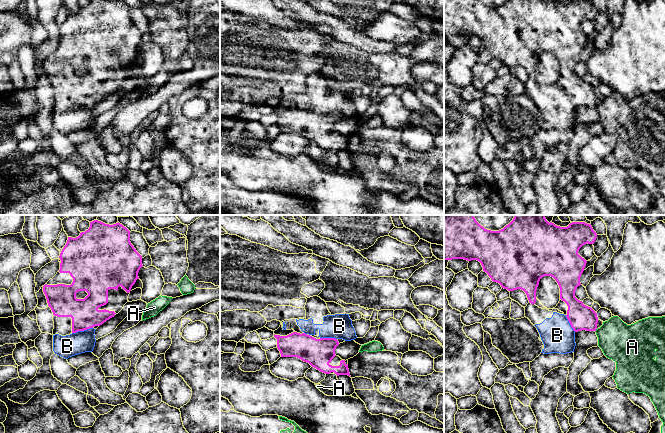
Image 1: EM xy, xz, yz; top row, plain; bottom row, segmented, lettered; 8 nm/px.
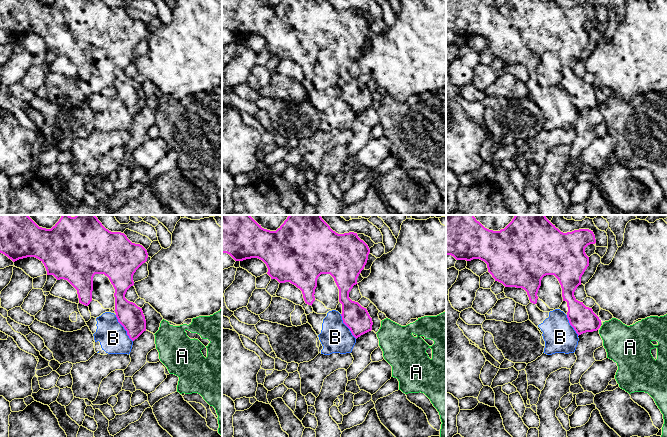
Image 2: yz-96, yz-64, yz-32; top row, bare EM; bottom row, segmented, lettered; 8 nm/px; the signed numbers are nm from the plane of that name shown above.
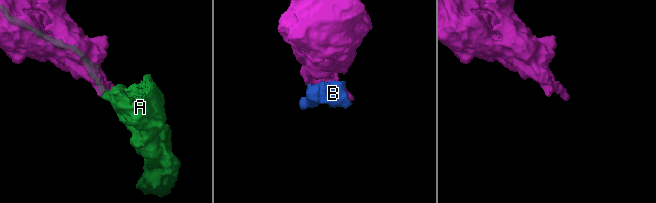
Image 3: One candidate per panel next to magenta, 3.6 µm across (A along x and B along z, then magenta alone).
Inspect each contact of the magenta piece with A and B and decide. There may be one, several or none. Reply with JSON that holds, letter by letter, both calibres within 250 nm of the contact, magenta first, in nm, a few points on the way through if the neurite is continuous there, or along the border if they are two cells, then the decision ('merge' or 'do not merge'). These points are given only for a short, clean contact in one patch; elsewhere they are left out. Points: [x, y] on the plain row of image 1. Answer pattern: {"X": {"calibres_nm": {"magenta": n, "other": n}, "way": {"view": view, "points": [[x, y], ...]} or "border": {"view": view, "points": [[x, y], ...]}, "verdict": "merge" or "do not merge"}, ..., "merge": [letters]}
{"A": {"calibres_nm": {"magenta": 200, "other": 320}, "verdict": "do not merge"}, "B": {"calibres_nm": {"magenta": 220, "other": 180}, "way": {"view": "xy", "points": [[84, 88], [82, 106], [67, 122]]}, "verdict": "merge"}, "merge": ["B"]}

